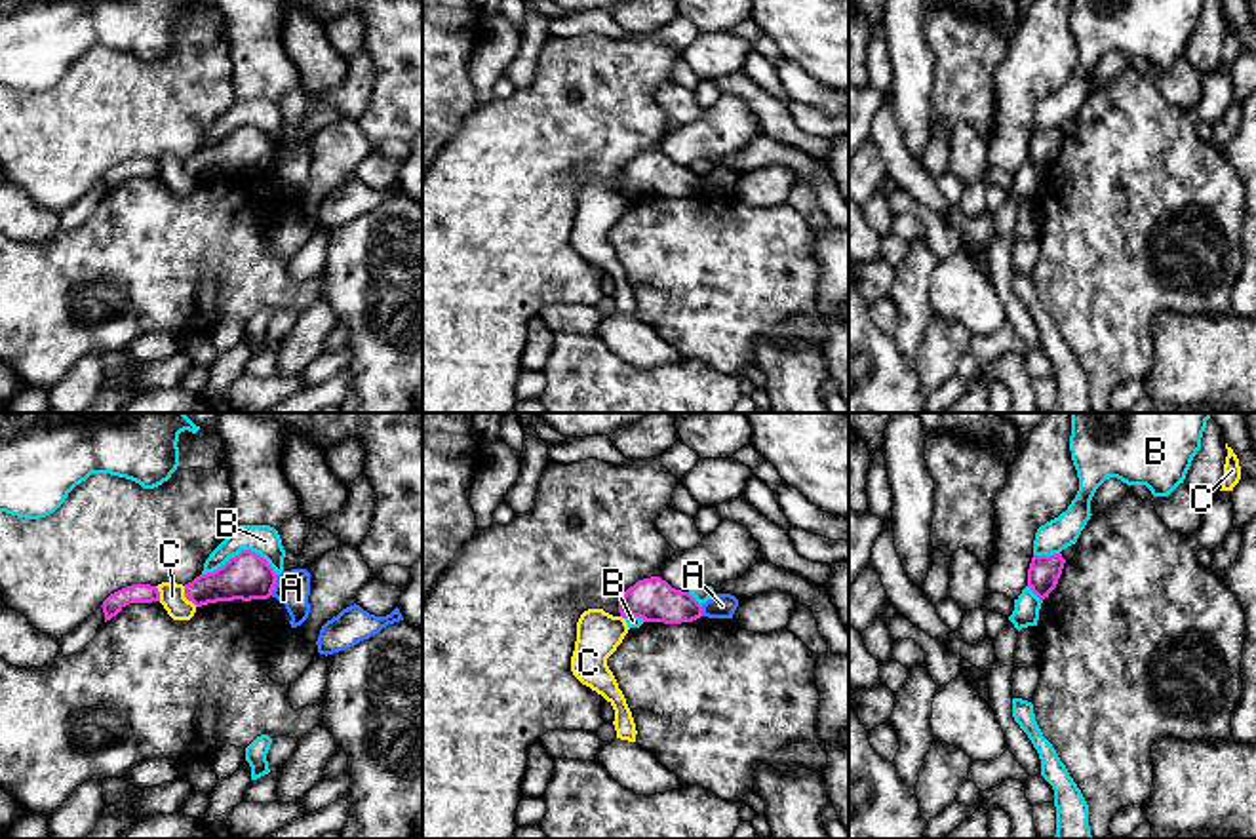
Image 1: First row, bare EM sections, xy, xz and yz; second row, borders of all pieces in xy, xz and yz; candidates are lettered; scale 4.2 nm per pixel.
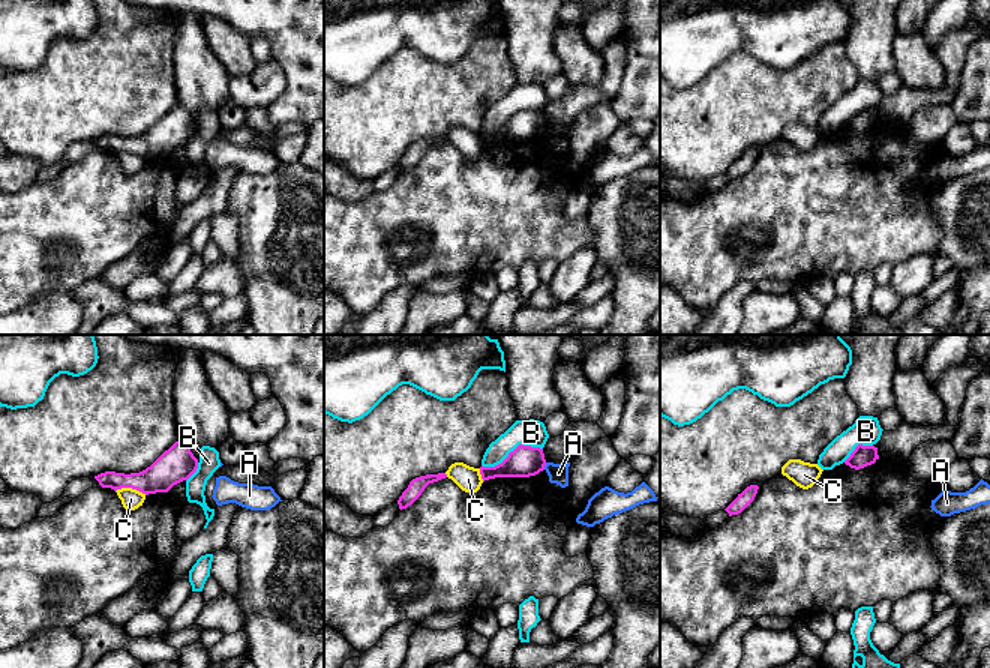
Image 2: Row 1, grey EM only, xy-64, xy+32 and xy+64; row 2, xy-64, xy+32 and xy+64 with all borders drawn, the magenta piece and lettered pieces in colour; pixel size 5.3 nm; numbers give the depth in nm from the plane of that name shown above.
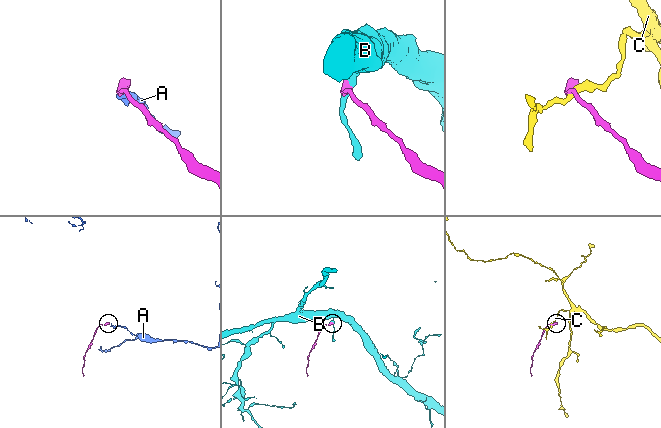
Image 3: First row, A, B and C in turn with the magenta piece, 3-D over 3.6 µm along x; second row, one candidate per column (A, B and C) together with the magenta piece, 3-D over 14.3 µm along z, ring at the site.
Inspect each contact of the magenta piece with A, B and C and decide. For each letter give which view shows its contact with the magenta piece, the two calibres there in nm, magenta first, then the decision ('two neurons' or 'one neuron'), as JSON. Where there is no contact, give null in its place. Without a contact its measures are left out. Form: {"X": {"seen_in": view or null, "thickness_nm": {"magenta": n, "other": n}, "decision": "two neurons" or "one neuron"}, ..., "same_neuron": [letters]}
{"A": {"seen_in": "xy", "thickness_nm": {"magenta": 200, "other": 150}, "decision": "two neurons"}, "B": {"seen_in": "xy", "thickness_nm": {"magenta": 200, "other": 130}, "decision": "two neurons"}, "C": {"seen_in": "xy", "thickness_nm": {"magenta": 190, "other": 110}, "decision": "two neurons"}, "same_neuron": []}

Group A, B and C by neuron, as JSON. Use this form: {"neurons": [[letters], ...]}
{"neurons": [["A"], ["B"], ["C"]]}

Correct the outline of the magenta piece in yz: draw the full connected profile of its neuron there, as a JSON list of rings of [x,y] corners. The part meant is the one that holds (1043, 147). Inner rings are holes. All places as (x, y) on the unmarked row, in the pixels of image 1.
[[[1062,127],[1033,129],[1028,143],[1028,160],[1043,175],[1056,162],[1066,133]]]

